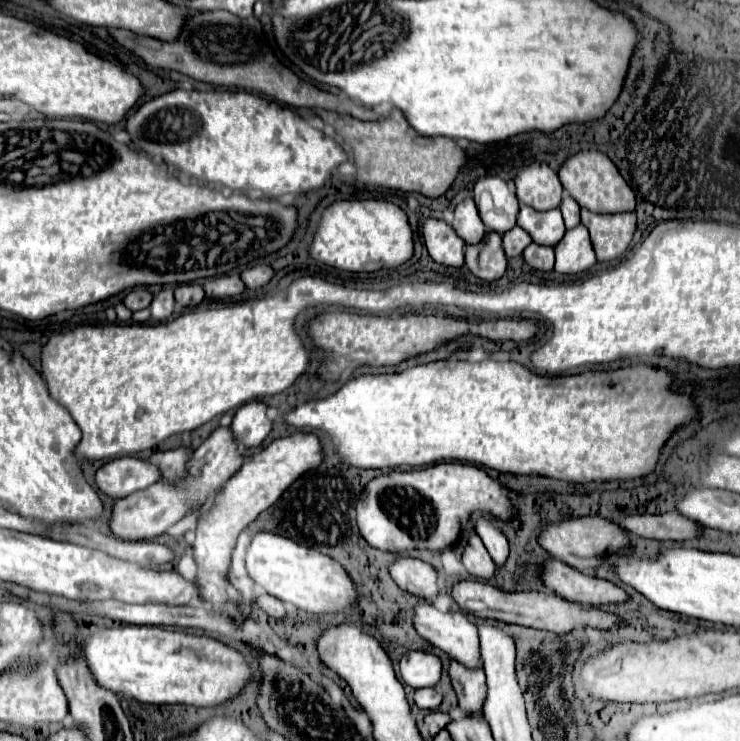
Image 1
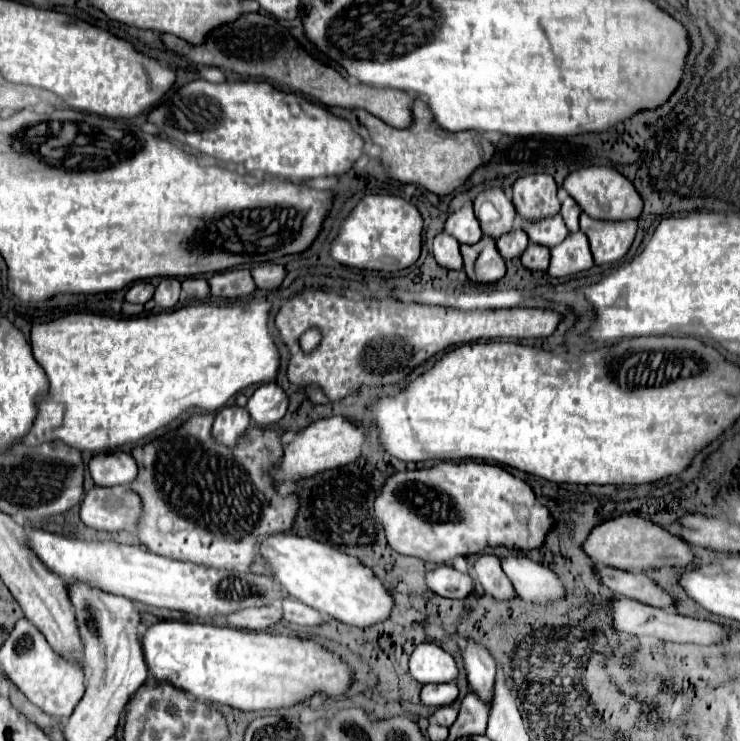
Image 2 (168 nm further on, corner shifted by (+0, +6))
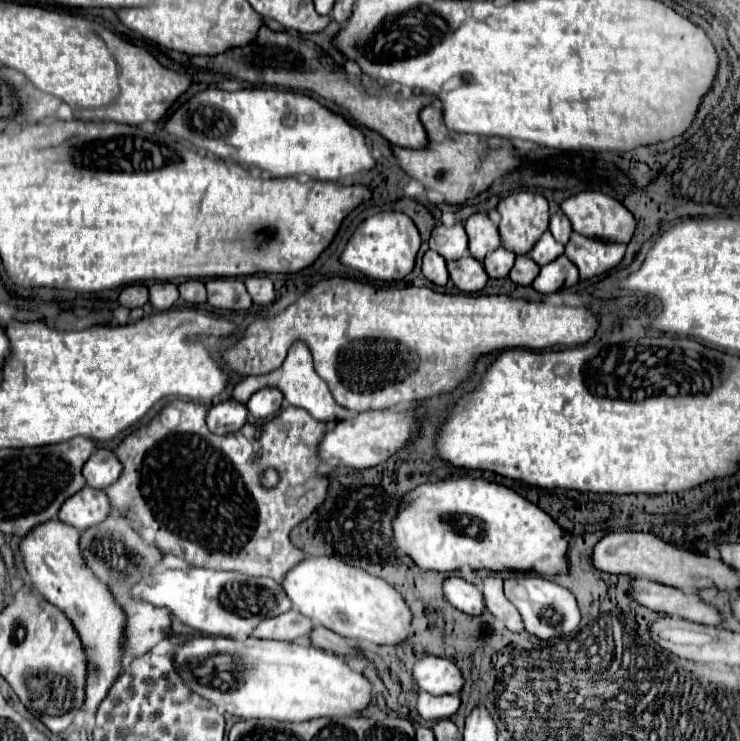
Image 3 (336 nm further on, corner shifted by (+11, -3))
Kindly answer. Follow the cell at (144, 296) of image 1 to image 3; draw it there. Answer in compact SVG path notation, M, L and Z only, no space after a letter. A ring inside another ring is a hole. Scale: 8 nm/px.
M128 285L122 289L120 293L120 305L134 309L134 307L142 307L148 301L148 287L146 285Z

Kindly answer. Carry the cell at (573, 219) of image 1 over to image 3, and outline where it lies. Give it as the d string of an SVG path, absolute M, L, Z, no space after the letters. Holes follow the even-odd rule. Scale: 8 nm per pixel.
M564 213L552 215L552 219L550 219L550 233L556 237L558 243L562 243L562 245L568 243L570 233L572 233L572 225L570 225L570 221L568 221L568 217Z

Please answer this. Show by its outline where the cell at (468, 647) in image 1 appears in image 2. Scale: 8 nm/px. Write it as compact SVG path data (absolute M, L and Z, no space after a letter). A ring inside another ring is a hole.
M467 638L465 648L461 648L461 658L465 664L469 686L485 700L491 702L493 698L493 680L495 680L495 660L489 650Z

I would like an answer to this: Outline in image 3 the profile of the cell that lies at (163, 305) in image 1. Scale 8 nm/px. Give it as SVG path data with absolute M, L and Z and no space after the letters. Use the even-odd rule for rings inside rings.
M158 281L150 287L150 301L158 311L170 309L178 301L178 287L170 281Z

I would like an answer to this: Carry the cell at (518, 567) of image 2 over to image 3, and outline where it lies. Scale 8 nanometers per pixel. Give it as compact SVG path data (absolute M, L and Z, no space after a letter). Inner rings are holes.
M516 575L504 579L504 593L506 597L518 607L524 627L528 633L540 637L540 639L552 639L552 637L564 637L578 629L580 623L580 609L572 593L554 581L538 575Z

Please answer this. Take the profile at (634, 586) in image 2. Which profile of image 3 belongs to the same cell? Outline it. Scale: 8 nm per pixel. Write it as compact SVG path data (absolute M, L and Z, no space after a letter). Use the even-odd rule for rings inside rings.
M634 579L630 595L644 607L666 613L670 617L682 617L694 623L704 623L704 625L722 625L722 615L720 611L702 601L696 593L684 593L680 589L660 585L650 579Z

